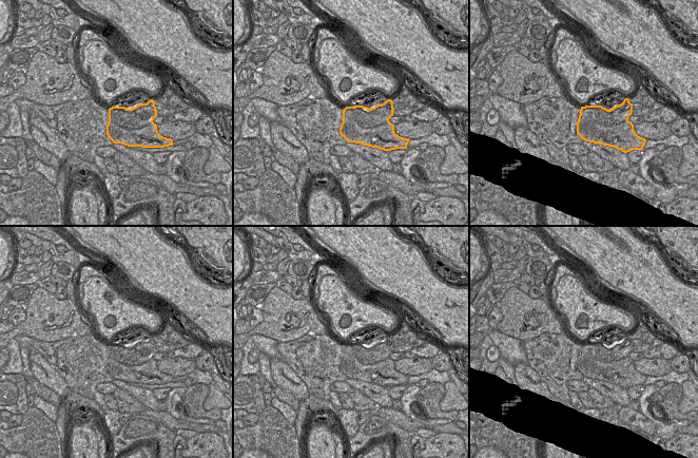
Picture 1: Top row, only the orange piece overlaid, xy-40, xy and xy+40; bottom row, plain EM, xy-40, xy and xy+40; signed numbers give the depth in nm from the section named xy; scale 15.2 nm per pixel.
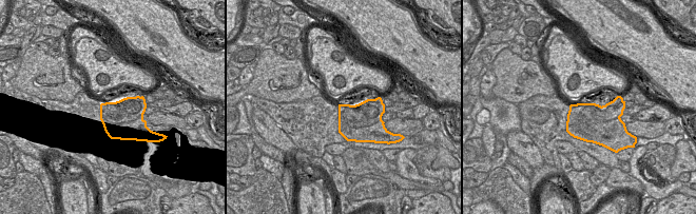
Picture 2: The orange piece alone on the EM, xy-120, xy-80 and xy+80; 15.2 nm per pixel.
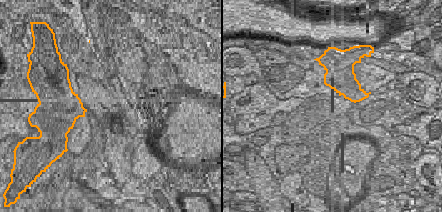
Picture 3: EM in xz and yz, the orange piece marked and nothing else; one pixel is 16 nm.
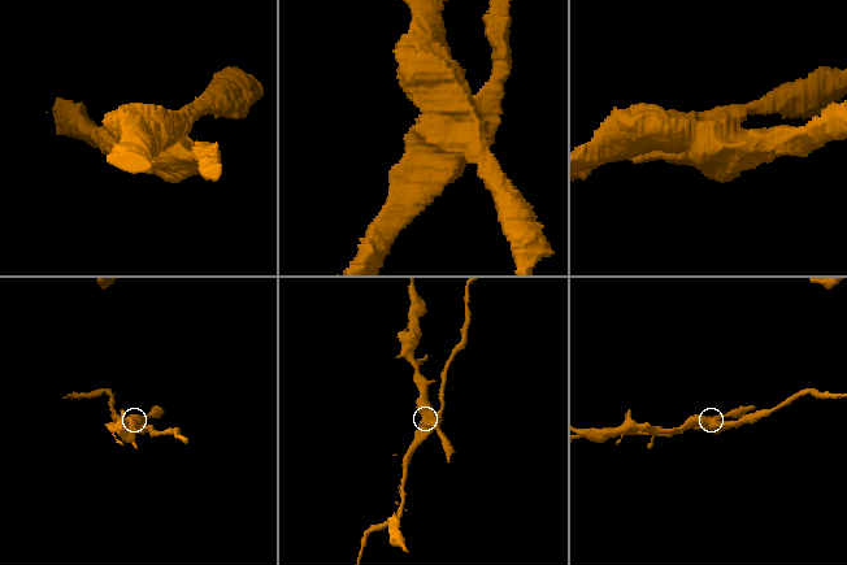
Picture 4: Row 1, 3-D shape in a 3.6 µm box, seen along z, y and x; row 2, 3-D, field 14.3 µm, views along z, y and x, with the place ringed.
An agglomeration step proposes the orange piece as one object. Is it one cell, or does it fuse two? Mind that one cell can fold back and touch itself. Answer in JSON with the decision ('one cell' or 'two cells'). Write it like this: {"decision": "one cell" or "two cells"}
{"decision": "two cells"}

